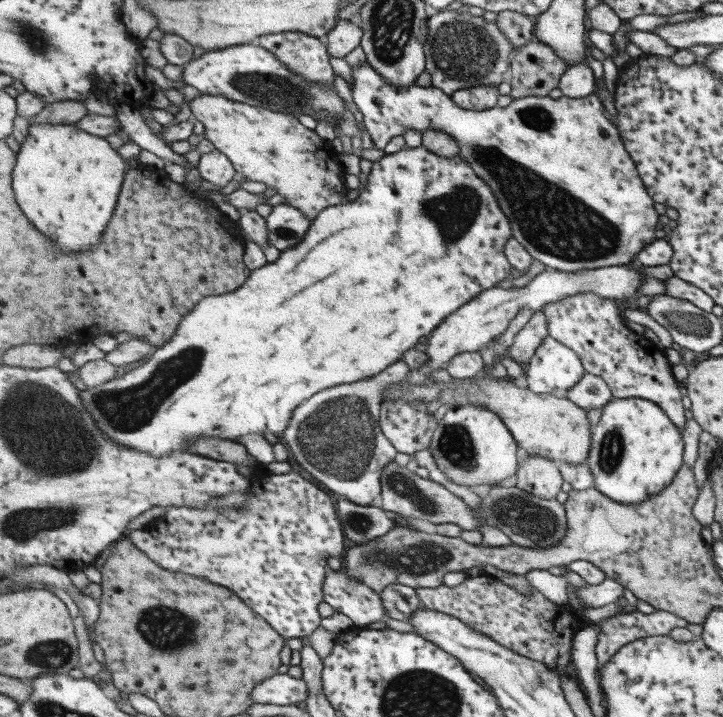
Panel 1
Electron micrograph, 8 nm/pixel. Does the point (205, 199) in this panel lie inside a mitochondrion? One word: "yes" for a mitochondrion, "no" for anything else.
no

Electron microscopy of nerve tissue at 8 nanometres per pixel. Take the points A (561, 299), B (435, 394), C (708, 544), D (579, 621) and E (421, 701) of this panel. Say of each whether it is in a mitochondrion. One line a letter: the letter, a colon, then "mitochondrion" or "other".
A: other
B: other
C: other
D: other
E: mitochondrion

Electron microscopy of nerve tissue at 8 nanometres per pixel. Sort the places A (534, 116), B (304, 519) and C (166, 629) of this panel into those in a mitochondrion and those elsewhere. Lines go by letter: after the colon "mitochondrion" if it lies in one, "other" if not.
A: mitochondrion
B: other
C: mitochondrion

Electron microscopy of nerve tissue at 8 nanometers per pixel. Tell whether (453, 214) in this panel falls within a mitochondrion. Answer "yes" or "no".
yes

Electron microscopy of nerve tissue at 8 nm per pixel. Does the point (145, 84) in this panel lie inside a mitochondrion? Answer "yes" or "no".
no

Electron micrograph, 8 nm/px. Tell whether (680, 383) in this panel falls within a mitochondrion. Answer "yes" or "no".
no

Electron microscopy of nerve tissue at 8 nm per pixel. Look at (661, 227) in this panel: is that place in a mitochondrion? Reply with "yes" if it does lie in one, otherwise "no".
no

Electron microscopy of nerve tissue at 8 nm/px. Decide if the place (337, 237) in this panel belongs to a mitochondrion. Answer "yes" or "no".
no

